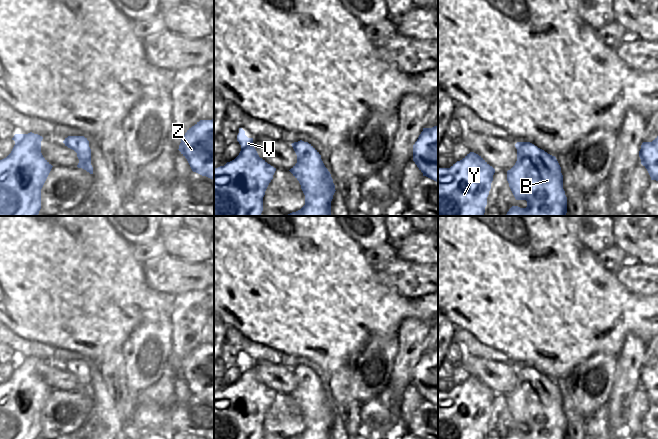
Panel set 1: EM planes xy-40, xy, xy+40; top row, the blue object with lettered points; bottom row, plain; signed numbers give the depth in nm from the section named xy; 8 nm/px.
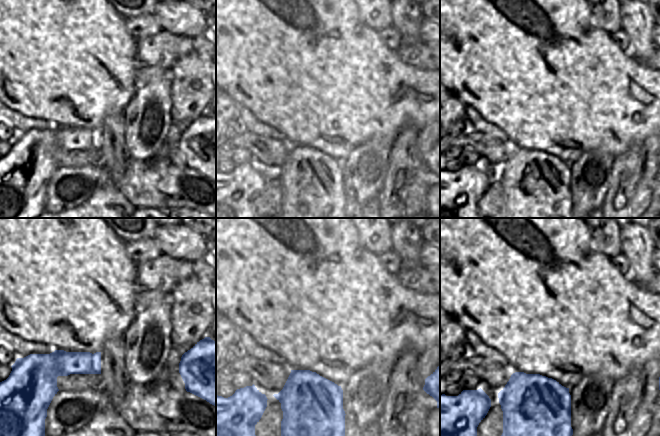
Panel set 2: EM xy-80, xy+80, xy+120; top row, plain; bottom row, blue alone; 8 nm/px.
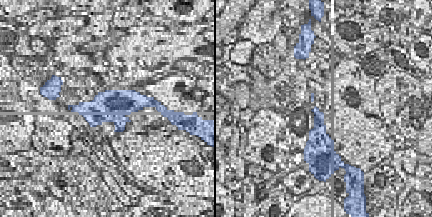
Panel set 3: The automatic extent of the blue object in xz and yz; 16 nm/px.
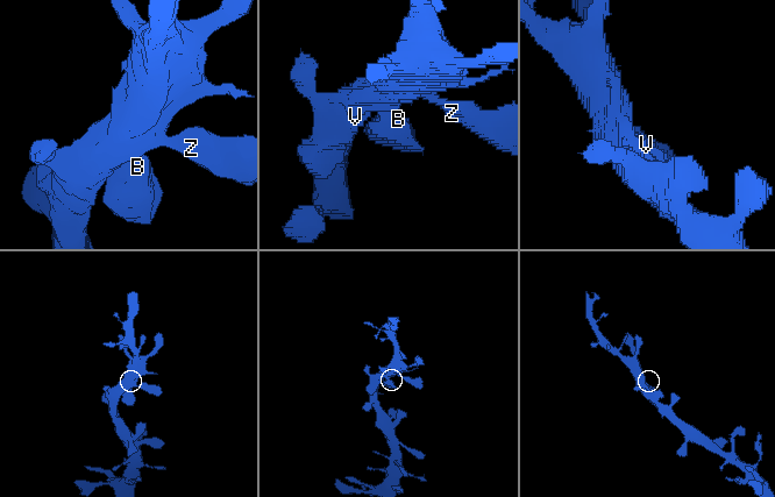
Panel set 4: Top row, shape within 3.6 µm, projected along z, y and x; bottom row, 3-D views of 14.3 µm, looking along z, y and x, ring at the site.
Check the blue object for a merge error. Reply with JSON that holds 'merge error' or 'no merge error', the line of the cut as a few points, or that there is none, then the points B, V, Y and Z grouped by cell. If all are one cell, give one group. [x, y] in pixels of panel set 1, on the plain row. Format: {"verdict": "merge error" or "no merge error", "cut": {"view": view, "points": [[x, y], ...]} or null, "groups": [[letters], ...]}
{"verdict": "no merge error", "cut": null, "groups": [["B", "V", "Y", "Z"]]}

